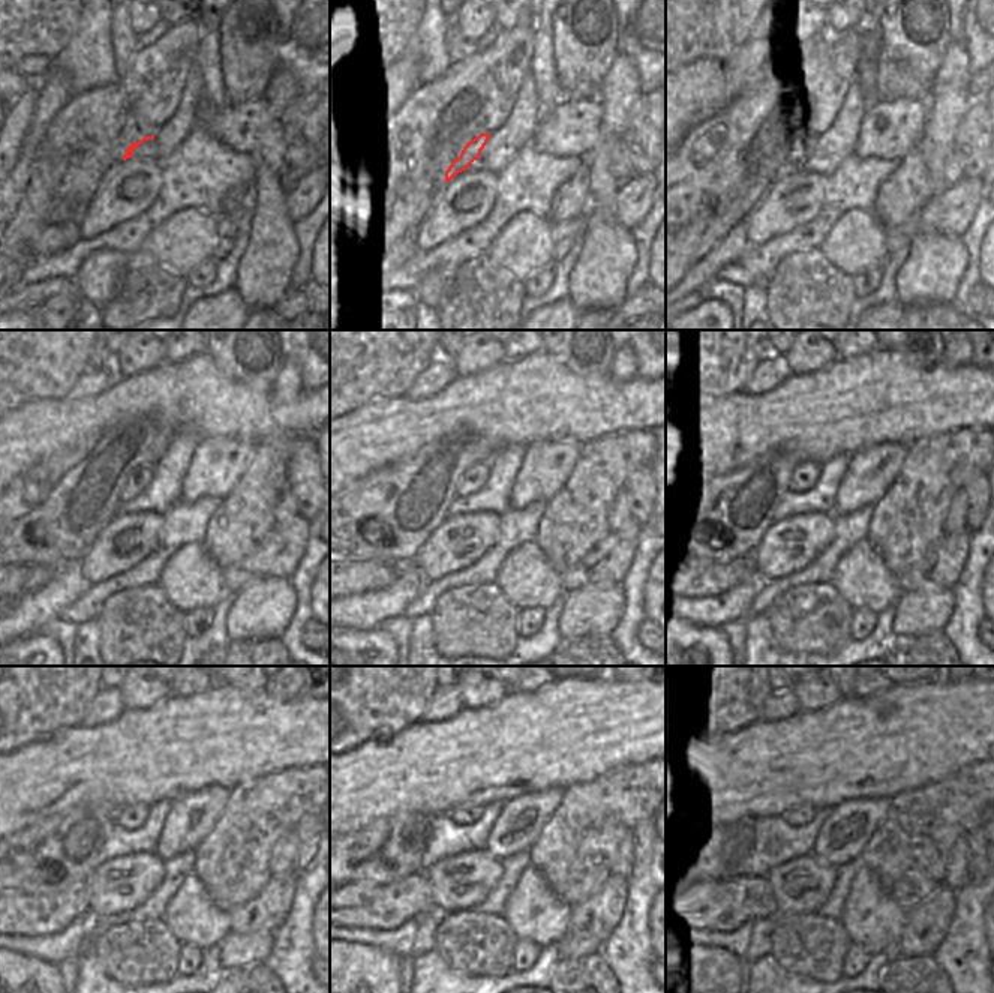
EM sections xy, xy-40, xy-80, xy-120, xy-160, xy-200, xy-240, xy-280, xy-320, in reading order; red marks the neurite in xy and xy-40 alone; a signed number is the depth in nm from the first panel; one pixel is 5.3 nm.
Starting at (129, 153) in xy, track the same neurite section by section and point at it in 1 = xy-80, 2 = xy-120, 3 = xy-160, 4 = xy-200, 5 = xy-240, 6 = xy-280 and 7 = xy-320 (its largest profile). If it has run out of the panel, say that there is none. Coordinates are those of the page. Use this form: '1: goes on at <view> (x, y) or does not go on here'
1: goes on at xy-80 (813, 141)
2: goes on at xy-120 (141, 476)
3: goes on at xy-160 (474, 479)
4: goes on at xy-200 (805, 476)
5: goes on at xy-240 (131, 816)
6: goes on at xy-280 (467, 815)
7: goes on at xy-320 (799, 815)

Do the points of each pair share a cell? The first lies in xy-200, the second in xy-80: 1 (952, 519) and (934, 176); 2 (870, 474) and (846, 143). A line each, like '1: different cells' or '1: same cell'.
1: different cells
2: different cells

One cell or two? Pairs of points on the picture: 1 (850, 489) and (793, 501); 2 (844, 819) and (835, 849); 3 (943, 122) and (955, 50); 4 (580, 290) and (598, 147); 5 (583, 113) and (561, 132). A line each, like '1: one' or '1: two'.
1: two
2: one
3: one
4: one
5: one

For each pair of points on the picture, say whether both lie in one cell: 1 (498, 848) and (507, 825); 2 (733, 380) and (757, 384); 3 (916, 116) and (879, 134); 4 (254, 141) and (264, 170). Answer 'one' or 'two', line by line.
1: one
2: two
3: one
4: two

